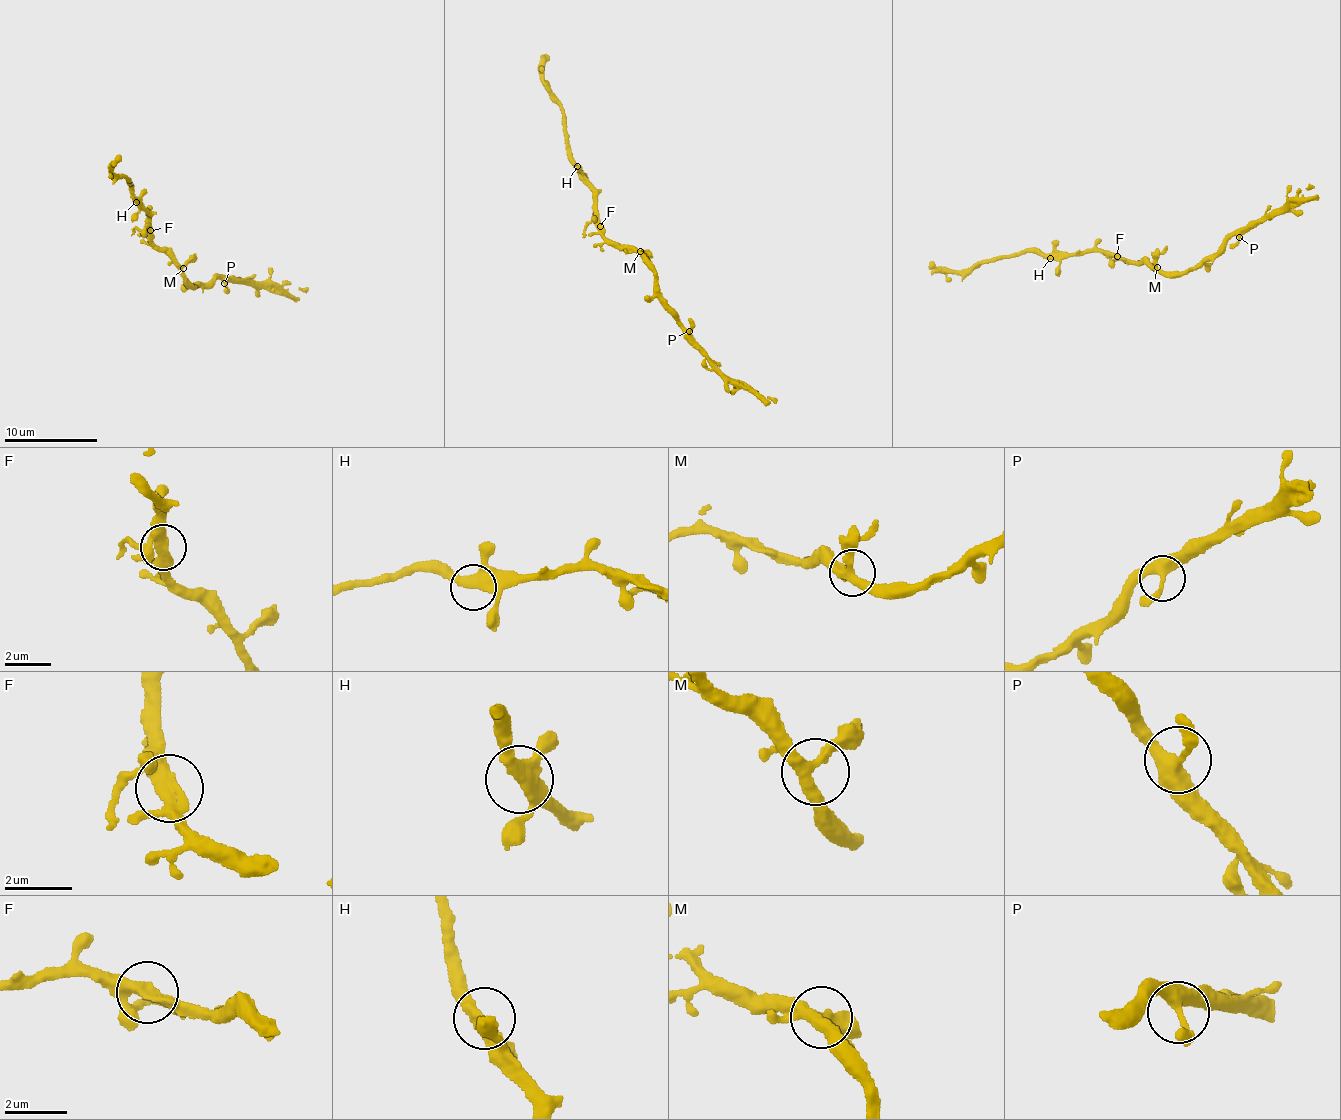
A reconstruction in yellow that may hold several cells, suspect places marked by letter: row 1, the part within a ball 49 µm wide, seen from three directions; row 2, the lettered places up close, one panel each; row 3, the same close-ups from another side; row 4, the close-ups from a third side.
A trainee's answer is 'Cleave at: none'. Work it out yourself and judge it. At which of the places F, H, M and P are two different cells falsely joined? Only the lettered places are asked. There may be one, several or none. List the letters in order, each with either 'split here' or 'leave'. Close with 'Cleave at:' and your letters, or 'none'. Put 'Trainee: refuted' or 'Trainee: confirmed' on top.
Trainee: confirmed
F: leave
H: leave
M: leave
P: leave
Cleave at: none

